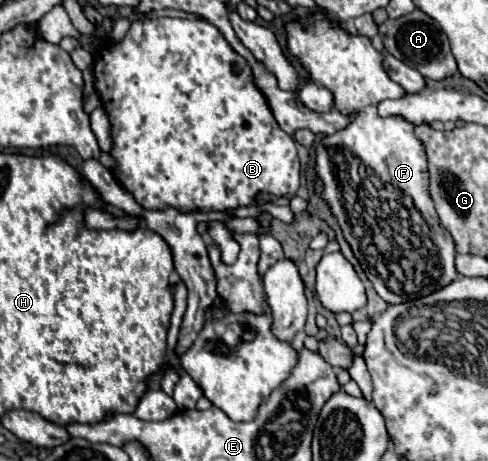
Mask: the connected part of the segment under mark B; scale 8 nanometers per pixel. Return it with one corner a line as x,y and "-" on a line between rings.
158,18
158,20
146,20
146,22
132,22
126,38
120,44
104,44
94,52
94,80
96,90
100,94
100,100
104,102
104,110
108,112
110,124
112,124
112,136
114,136
114,148
112,156
116,158
116,170
114,174
130,192
134,192
134,198
144,208
178,208
180,212
224,212
228,208
236,206
248,206
254,202
258,192
270,192
274,196
294,196
300,184
300,160
296,154
296,142
290,134
282,132
266,104
266,98
258,88
254,88
252,72
242,56
238,56
230,44
224,40
224,36
206,20
186,20
186,18

